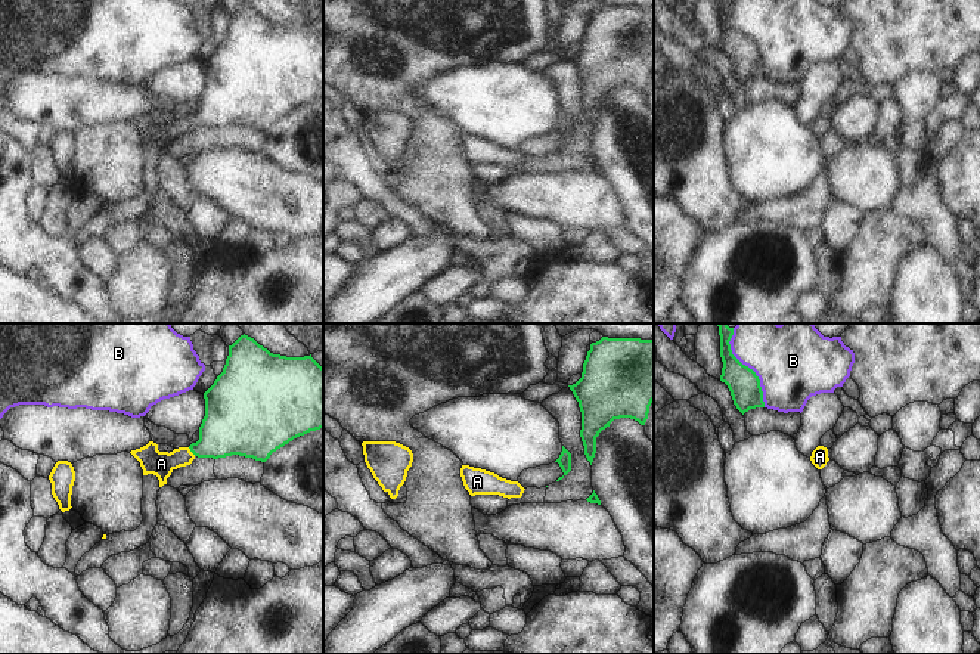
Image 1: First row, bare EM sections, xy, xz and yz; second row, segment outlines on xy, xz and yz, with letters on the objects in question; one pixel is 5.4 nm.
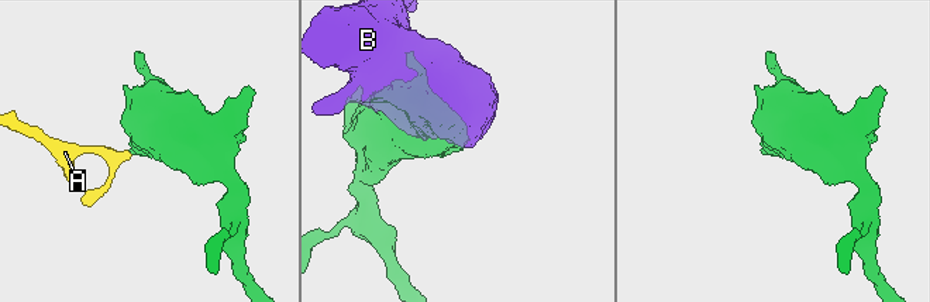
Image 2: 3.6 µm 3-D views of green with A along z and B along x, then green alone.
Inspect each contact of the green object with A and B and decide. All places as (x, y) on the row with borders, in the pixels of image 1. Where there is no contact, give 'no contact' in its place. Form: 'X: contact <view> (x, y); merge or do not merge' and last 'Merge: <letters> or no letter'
A: contact xy (192, 452); merge
B: contact yz (747, 366); do not merge
Merge: A

